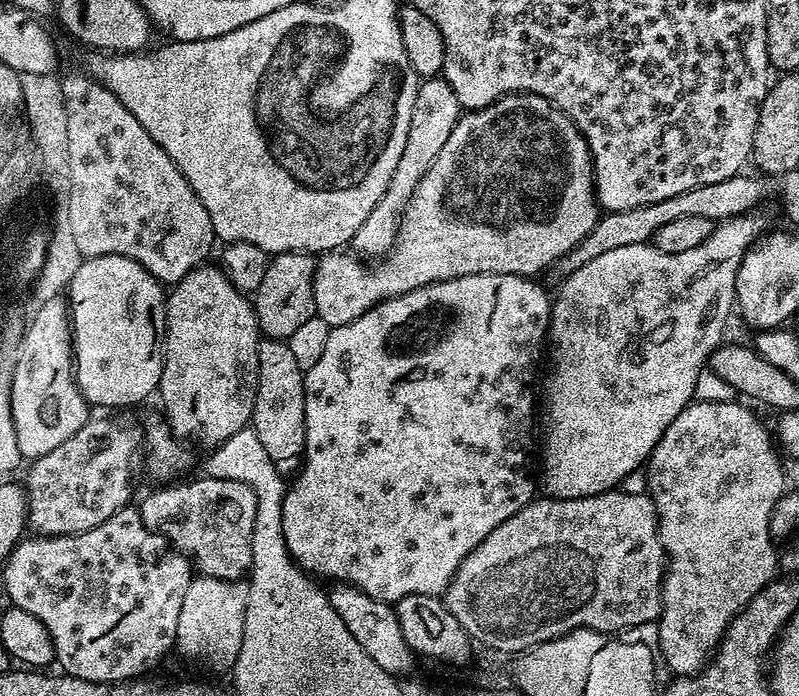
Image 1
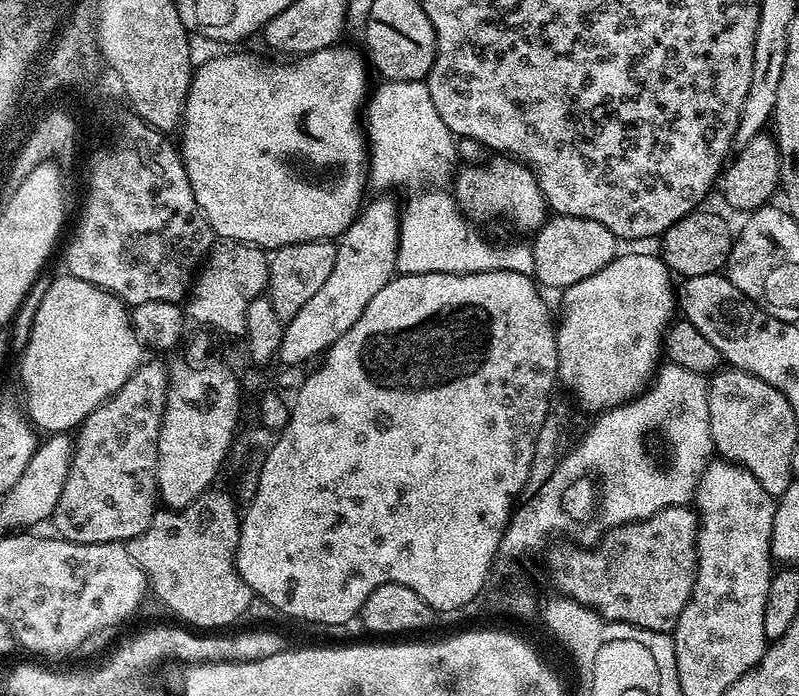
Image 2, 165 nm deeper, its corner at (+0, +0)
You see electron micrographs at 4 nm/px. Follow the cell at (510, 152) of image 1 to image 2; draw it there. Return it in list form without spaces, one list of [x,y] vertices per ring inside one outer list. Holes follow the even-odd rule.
[[[496,154],[491,158],[492,161],[489,159],[487,162],[461,167],[461,172],[455,173],[454,195],[461,209],[476,222],[492,220],[504,212],[506,219],[513,220],[529,234],[535,233],[550,216],[549,202],[536,181],[536,173],[527,164],[521,164],[507,155]]]

